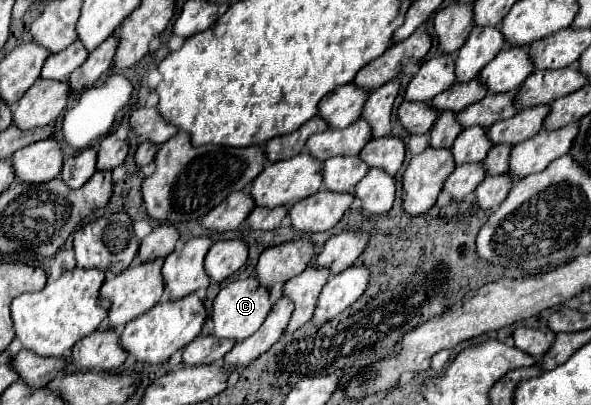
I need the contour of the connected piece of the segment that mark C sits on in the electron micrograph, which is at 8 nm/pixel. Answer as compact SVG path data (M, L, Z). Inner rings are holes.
M247 278L247 280L241 280L241 282L229 282L227 286L221 288L217 298L213 300L213 308L211 308L213 332L211 334L217 340L241 342L241 340L249 338L249 334L259 330L259 326L267 318L269 310L271 310L269 290L259 286L259 282L255 278Z

